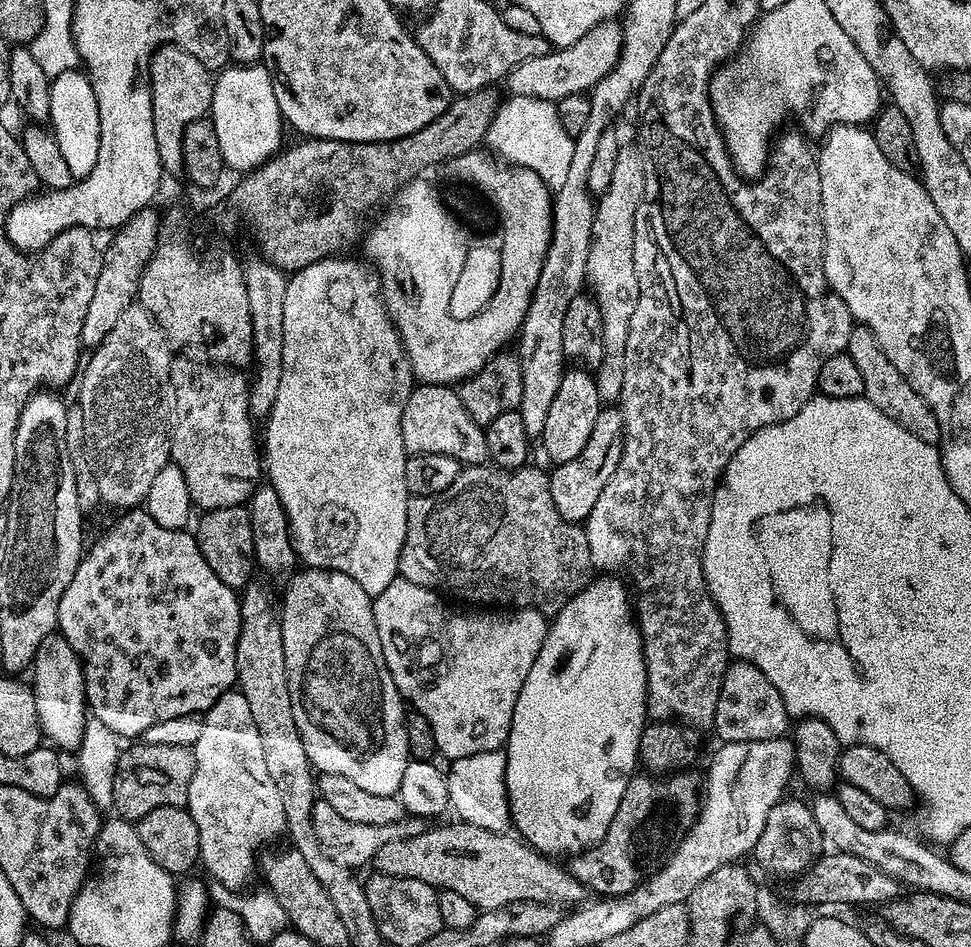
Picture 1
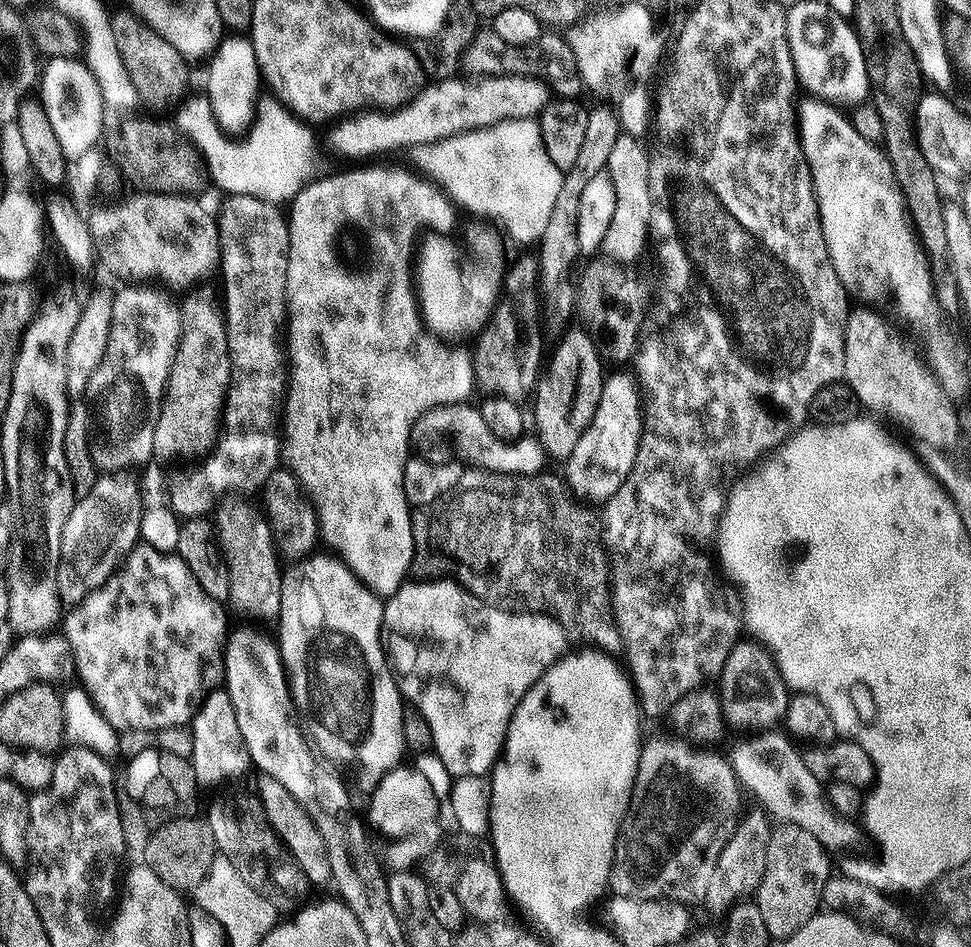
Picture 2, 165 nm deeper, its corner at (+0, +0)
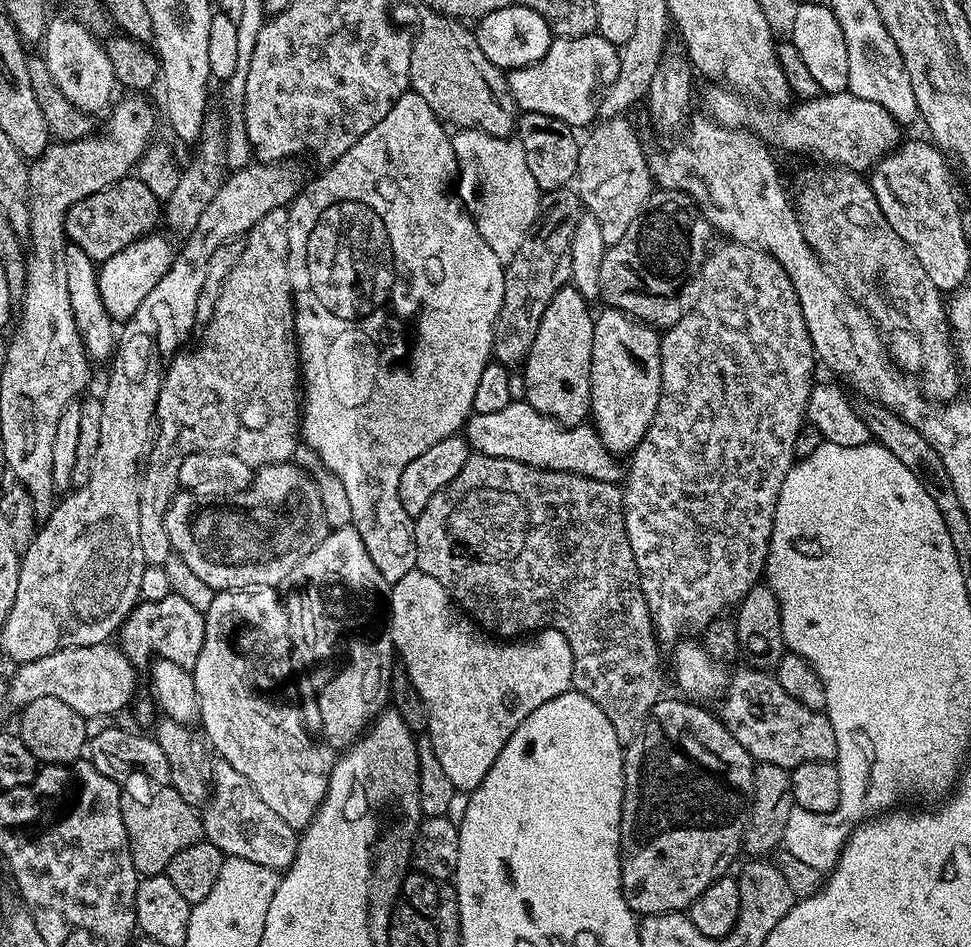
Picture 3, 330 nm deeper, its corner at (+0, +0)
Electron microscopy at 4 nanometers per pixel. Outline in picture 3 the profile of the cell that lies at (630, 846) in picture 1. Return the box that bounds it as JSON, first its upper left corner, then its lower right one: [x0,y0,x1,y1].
[620,699,752,917]

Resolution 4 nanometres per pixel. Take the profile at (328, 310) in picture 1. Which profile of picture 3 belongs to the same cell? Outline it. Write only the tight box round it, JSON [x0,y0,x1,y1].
[288,90,506,582]

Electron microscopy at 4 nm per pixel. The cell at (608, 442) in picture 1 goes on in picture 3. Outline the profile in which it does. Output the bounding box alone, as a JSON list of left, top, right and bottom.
[590,307,662,454]

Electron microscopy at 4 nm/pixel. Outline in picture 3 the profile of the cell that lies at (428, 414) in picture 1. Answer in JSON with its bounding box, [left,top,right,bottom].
[462,398,626,484]

